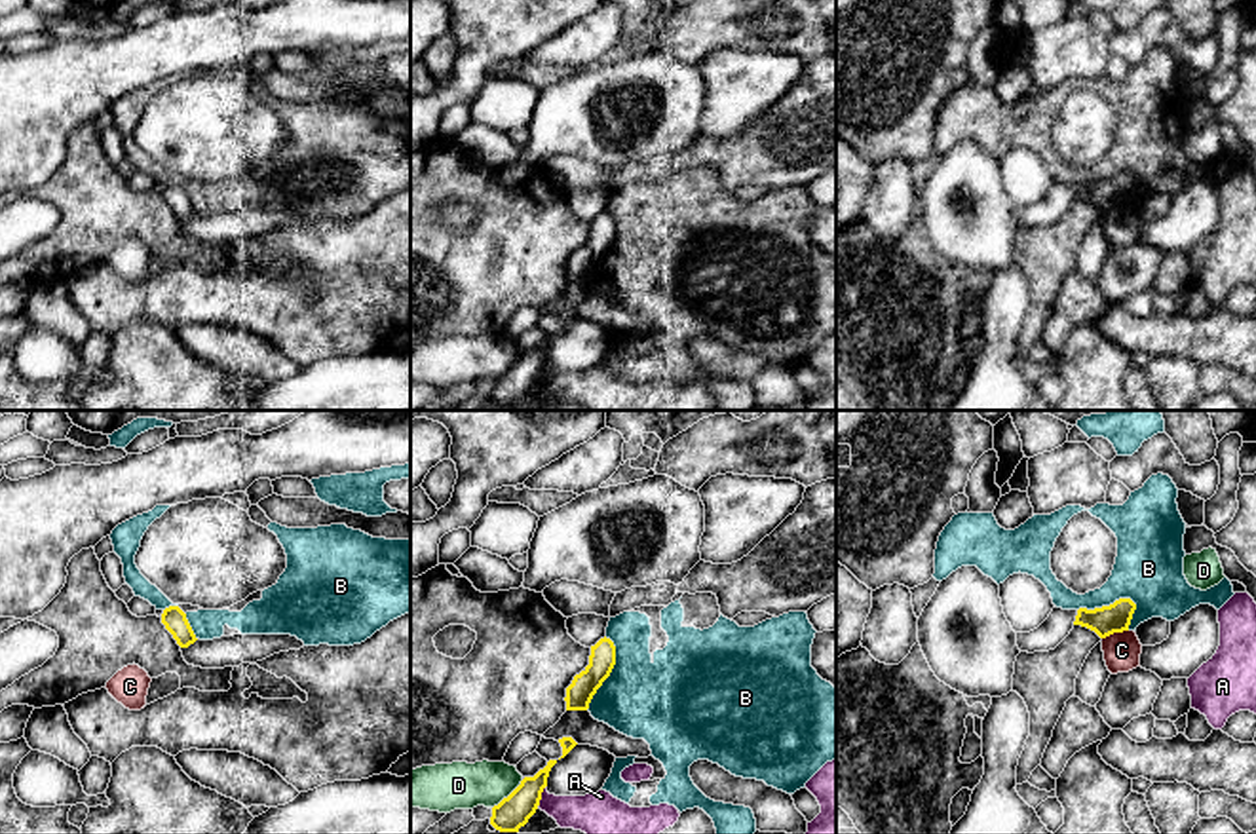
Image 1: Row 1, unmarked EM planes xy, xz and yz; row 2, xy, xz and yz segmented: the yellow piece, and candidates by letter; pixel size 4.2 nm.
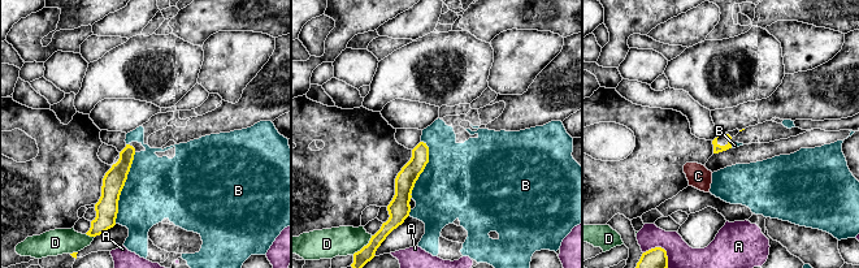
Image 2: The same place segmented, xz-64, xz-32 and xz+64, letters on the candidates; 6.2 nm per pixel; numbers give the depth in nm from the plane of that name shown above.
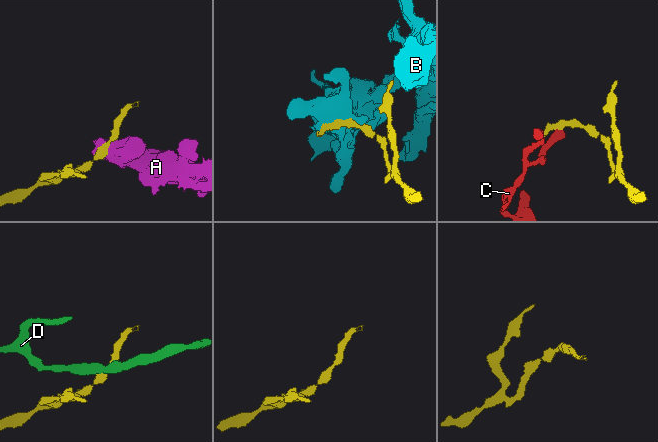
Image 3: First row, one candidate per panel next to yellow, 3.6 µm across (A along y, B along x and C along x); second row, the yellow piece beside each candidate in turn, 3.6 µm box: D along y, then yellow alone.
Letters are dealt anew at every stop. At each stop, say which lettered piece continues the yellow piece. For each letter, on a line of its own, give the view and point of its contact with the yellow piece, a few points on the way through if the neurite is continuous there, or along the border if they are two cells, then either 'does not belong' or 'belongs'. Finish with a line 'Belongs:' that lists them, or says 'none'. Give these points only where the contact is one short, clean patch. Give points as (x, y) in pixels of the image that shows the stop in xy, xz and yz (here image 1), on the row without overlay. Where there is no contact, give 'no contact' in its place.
A: contact xz (540, 371); border xz (546, 360), (536, 380); does not belong
B: contact yz (1106, 181); does not belong
C: contact yz (1114, 206); border yz (1127, 204), (1114, 206), (1103, 213); does not belong
D: contact xz (510, 369); border xz (523, 354), (493, 382); does not belong
Belongs: none

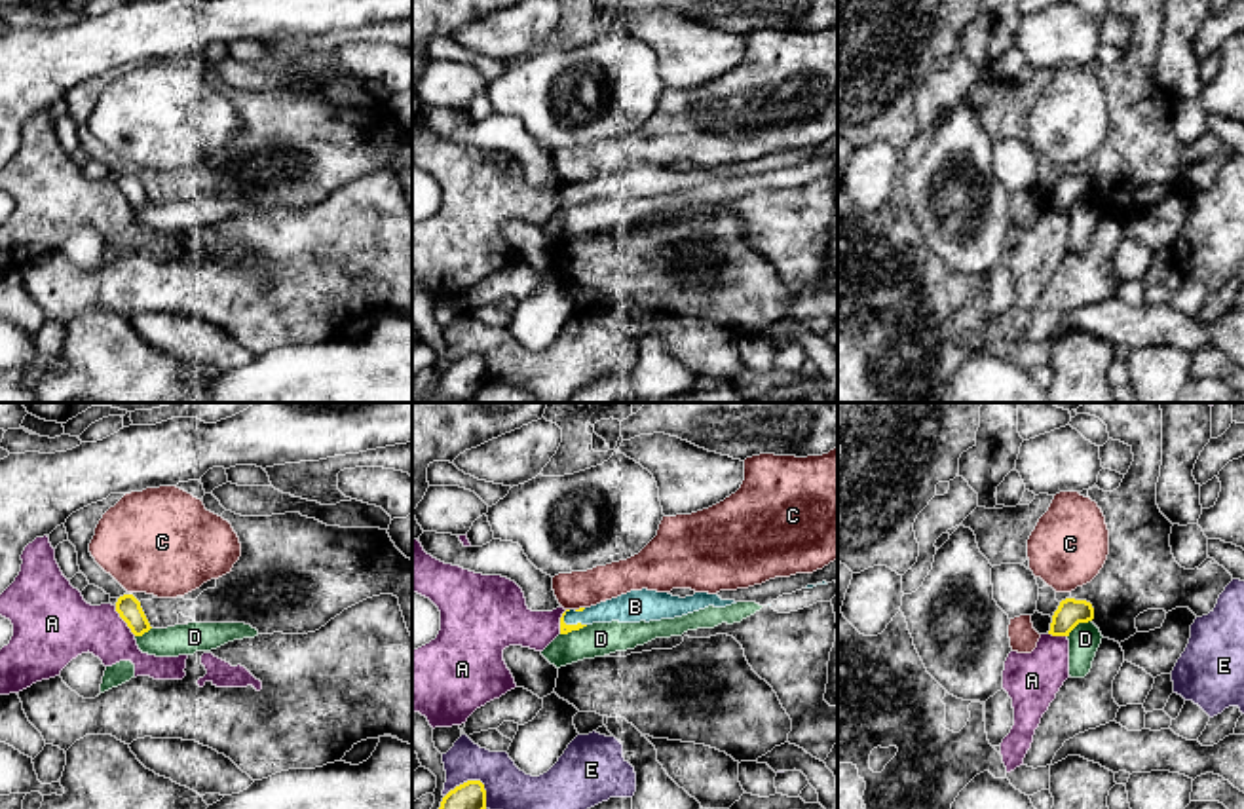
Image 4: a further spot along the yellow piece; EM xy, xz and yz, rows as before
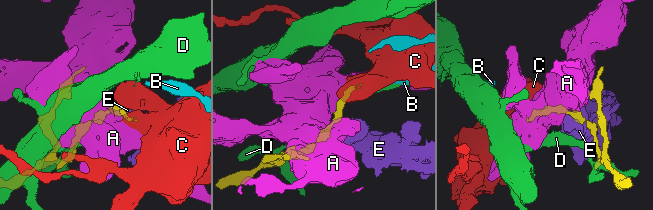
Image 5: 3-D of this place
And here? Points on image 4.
A: contact xy (124, 194); does not belong
B: contact xz (570, 200); way xz (565, 204), (570, 200), (584, 190), (625, 183); belongs
C: contact xz (580, 183); does not belong
D: contact xz (574, 204); does not belong
E: contact xz (475, 356); border xz (445, 371), (468, 356), (479, 356), (485, 365), (487, 382); does not belong
Belongs: B

